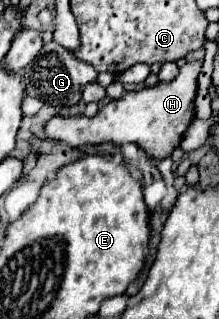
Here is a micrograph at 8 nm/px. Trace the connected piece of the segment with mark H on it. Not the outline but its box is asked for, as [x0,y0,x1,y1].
[44,62,202,160]

